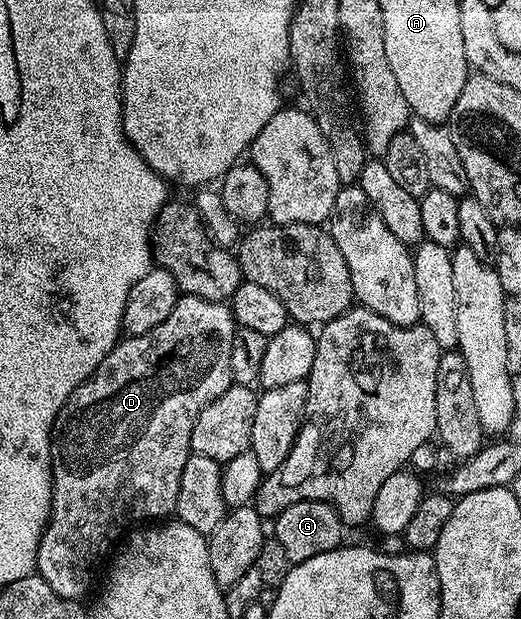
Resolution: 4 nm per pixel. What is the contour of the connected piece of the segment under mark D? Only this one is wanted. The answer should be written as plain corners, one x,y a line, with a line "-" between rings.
203,294
181,295
174,310
170,310
170,318
166,318
166,322
158,322
158,326
154,326
154,330
141,336
128,336
121,339
116,347
110,350
106,359
97,366
92,377
86,382
82,382
82,386
78,386
78,390
74,390
74,394
70,394
70,398
64,403
58,414
52,434
52,486
54,489
52,514
44,528
44,536
40,539
40,550
36,555
36,572
56,594
67,600
83,601
84,595
92,588
92,579
96,576
95,568
99,566
100,559
108,551
110,551
109,553
113,551
114,545
129,531
130,526
140,522
135,522
135,520
140,520
143,516
168,518
175,513
178,490
182,482
182,470
186,470
186,462
189,456
193,455
194,422
198,422
198,414
202,414
202,410
207,404
214,402
214,398
218,398
218,394
226,394
226,390
234,383
230,370
230,350
234,346
234,334
237,327
236,317
227,303

